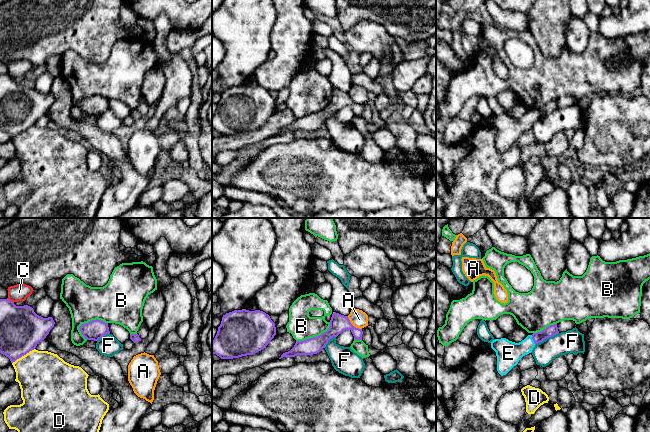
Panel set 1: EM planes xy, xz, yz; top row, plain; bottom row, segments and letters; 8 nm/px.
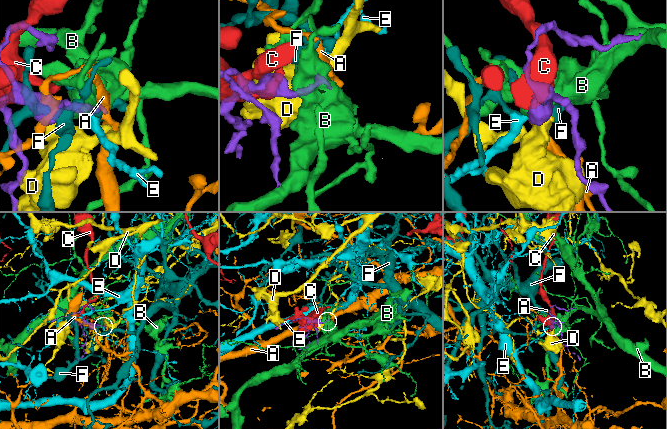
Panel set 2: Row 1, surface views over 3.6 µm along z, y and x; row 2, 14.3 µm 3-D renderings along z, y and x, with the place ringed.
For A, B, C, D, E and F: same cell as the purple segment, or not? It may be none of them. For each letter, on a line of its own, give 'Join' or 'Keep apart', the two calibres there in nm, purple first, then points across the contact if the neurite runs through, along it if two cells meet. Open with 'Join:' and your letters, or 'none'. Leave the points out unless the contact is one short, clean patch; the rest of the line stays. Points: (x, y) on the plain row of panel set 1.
Join: E
A: Keep apart. Thickness 140 nm (purple) against 140 nm. Boundary: xz (347, 92), (354, 102), (361, 105)
B: Keep apart. Thickness 160 nm (purple) against 340 nm
C: Keep apart. Thickness 340 nm (purple) against 140 nm
D: Keep apart. Thickness 360 nm (purple) against 420 nm. Boundary: xy (34, 124), (12, 139)
E: Join. Thickness 90 nm (purple) against 200 nm. Path across: yz (551, 106), (533, 116), (523, 124), (508, 129)
F: Keep apart. Thickness 90 nm (purple) against 190 nm. Boundary: yz (558, 108), (546, 113), (535, 121)

